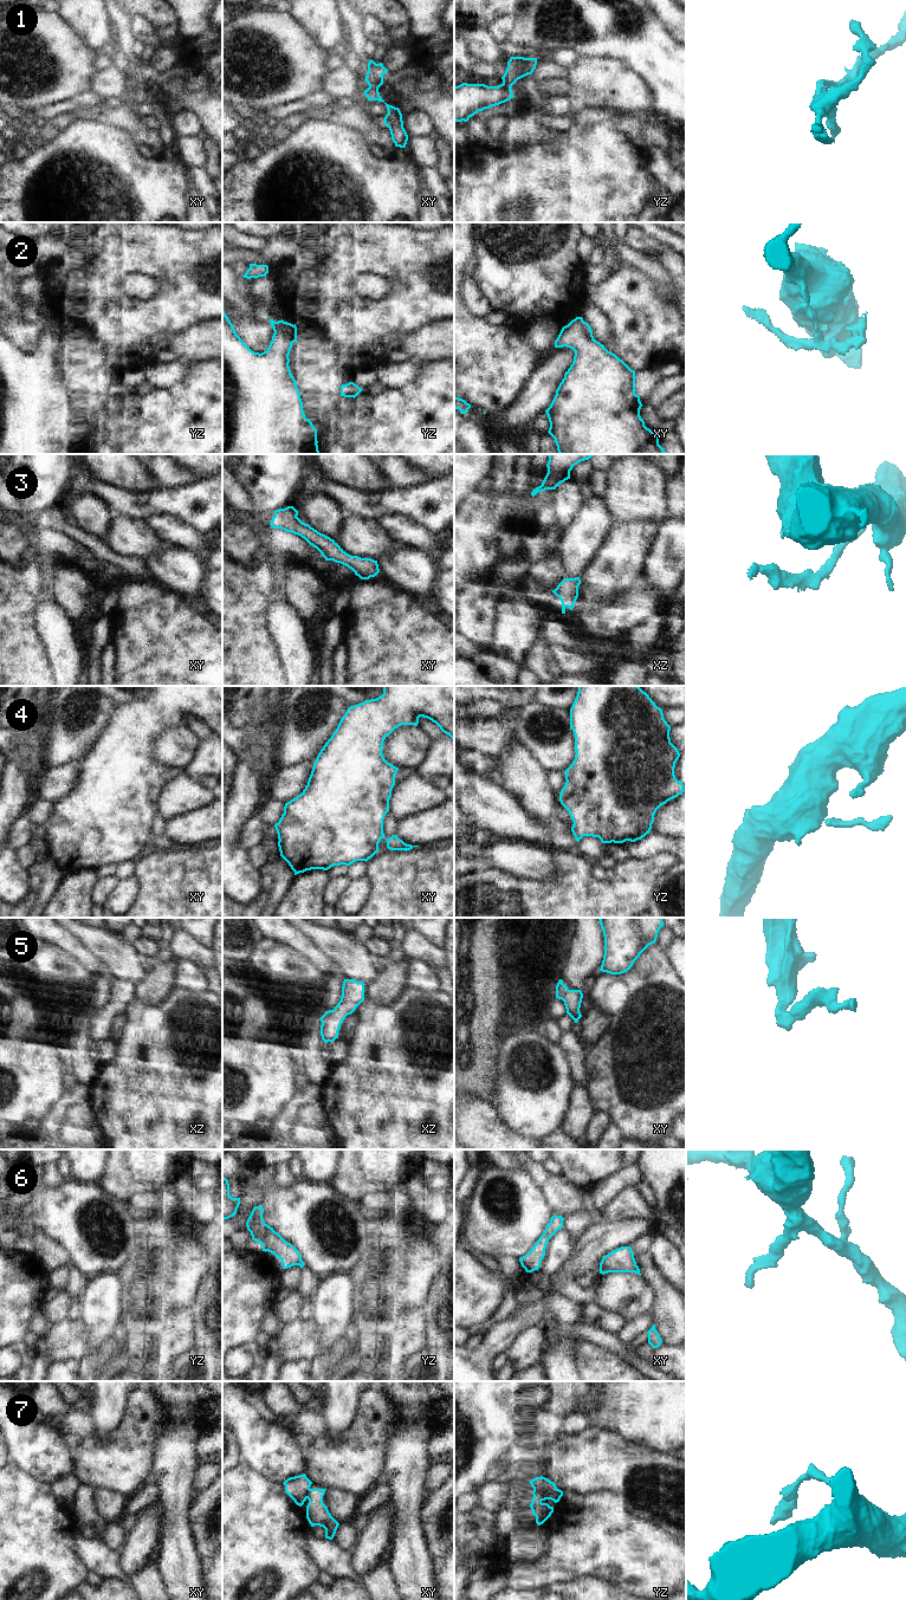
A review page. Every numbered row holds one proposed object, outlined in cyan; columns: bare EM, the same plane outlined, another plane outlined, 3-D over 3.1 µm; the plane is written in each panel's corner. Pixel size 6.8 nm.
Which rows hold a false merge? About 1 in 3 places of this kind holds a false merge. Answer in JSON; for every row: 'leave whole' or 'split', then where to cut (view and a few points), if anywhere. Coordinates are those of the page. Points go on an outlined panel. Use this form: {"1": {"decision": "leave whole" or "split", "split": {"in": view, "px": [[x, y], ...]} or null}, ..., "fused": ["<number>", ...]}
{"1": {"decision": "split", "split": {"in": "xy", "px": [[369, 85], [377, 89]]}}, "2": {"decision": "split", "split": {"in": "xy", "px": [[583, 321], [583, 332], [593, 338]]}}, "3": {"decision": "leave whole", "split": null}, "4": {"decision": "split", "split": {"in": "xy", "px": [[383, 835], [381, 837]]}}, "5": {"decision": "leave whole", "split": null}, "6": {"decision": "leave whole", "split": null}, "7": {"decision": "split", "split": {"in": "yz", "px": [[534, 1488], [556, 1489]]}}, "fused": ["1", "2", "4", "7"]}

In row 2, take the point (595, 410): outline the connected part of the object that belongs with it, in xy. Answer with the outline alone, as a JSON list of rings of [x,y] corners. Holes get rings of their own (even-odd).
[[[576,317],[563,326],[555,348],[570,348],[575,351],[574,362],[565,371],[556,395],[545,410],[550,428],[549,434],[555,439],[559,454],[668,454],[659,445],[659,438],[645,426],[640,416],[642,403],[635,394],[635,371],[603,344],[589,338],[583,332],[583,318]]]

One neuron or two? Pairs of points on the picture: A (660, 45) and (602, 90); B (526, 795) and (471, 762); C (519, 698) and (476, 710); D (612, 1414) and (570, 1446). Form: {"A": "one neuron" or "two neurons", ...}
{"A": "two neurons", "B": "two neurons", "C": "two neurons", "D": "two neurons"}

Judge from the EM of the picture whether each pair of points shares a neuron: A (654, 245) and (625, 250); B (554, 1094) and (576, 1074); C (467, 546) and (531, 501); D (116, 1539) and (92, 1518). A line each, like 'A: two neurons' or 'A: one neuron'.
A: two neurons
B: two neurons
C: one neuron
D: two neurons

